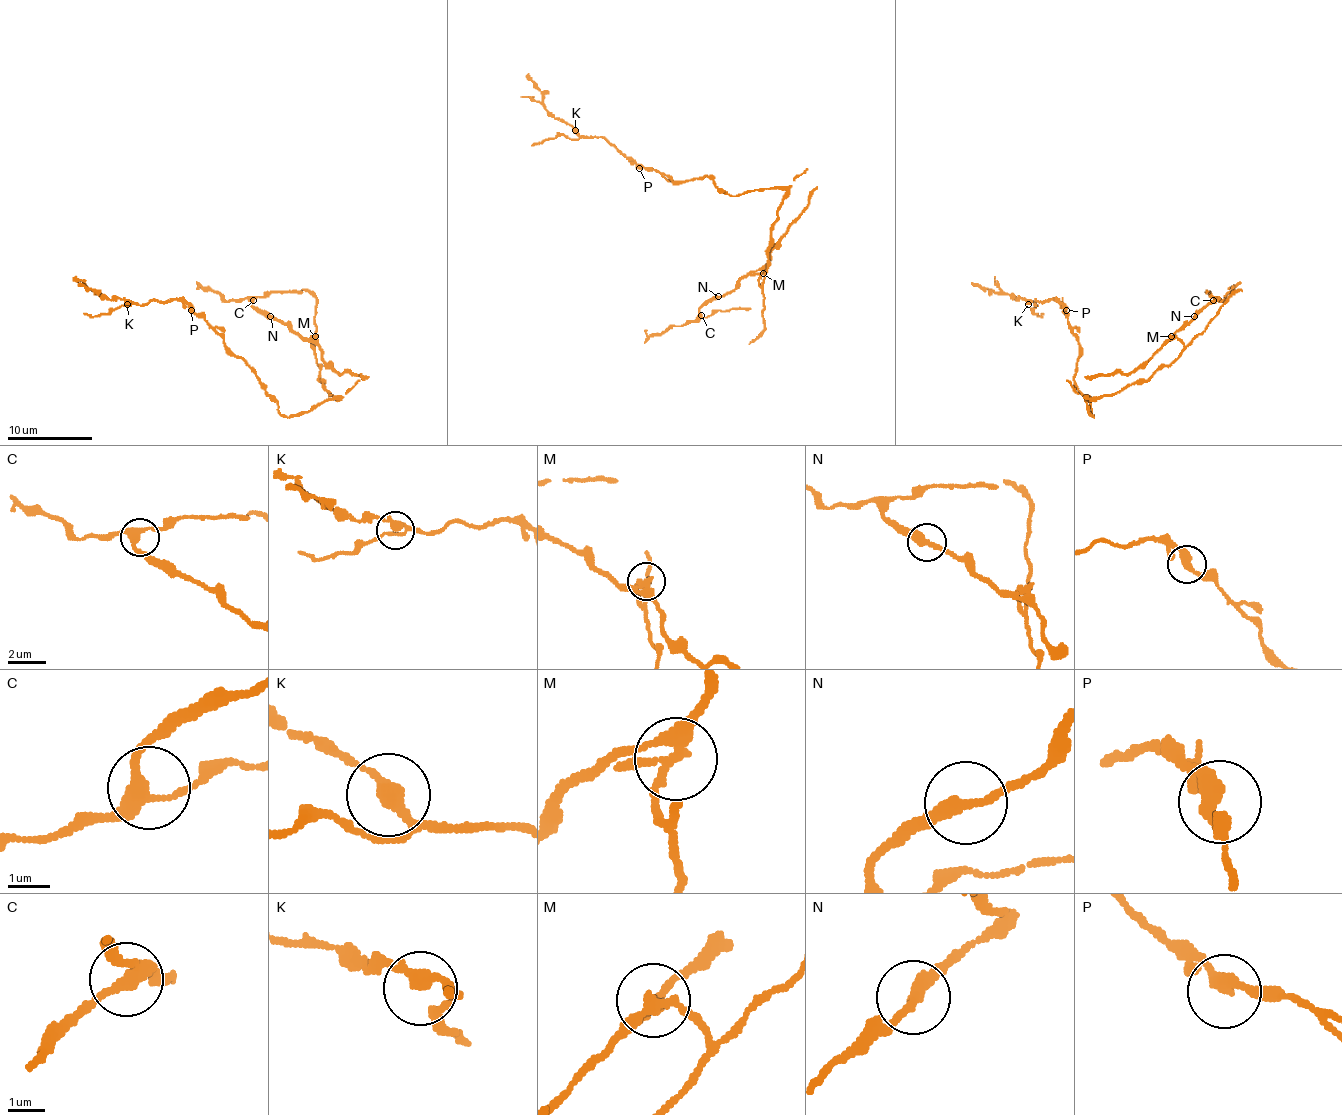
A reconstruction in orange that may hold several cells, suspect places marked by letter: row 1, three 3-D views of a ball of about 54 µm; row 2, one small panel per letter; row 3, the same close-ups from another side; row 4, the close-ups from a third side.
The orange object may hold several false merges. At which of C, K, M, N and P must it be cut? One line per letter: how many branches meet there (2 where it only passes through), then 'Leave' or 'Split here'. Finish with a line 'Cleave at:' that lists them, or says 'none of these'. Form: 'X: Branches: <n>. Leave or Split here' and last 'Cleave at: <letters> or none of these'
C: Branches: 3. Leave
K: Branches: 3. Leave
M: Branches: 3. Split here
N: Branches: 2. Leave
P: Branches: 2. Leave
Cleave at: M

